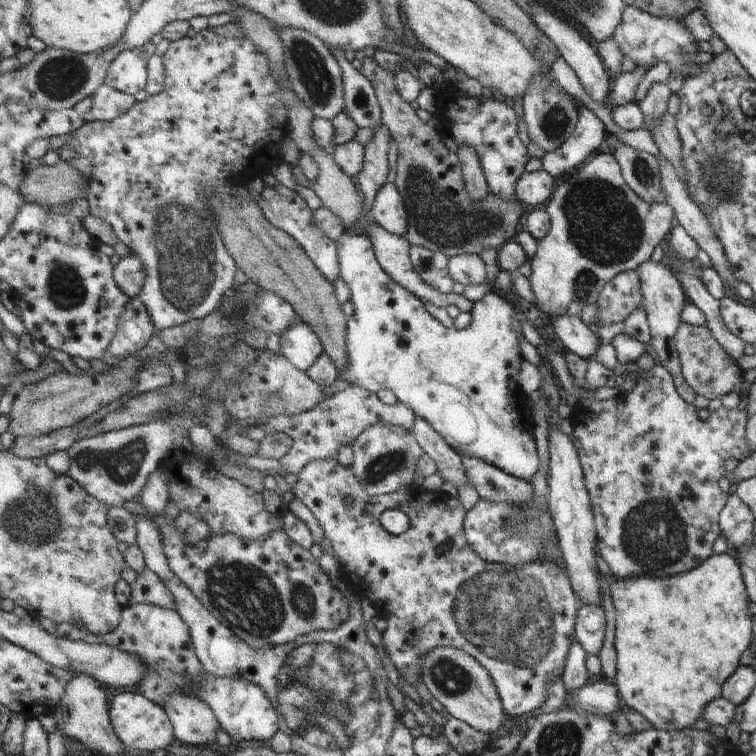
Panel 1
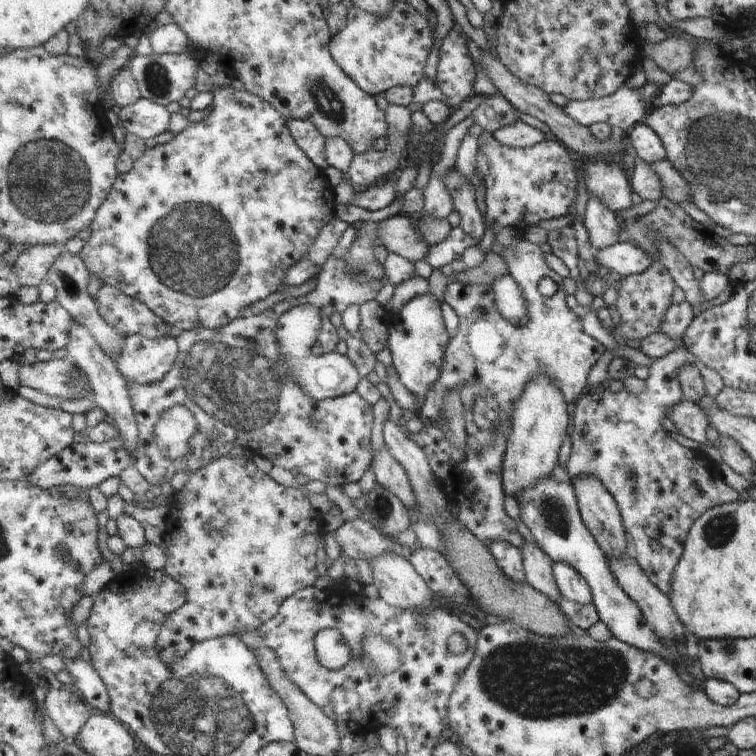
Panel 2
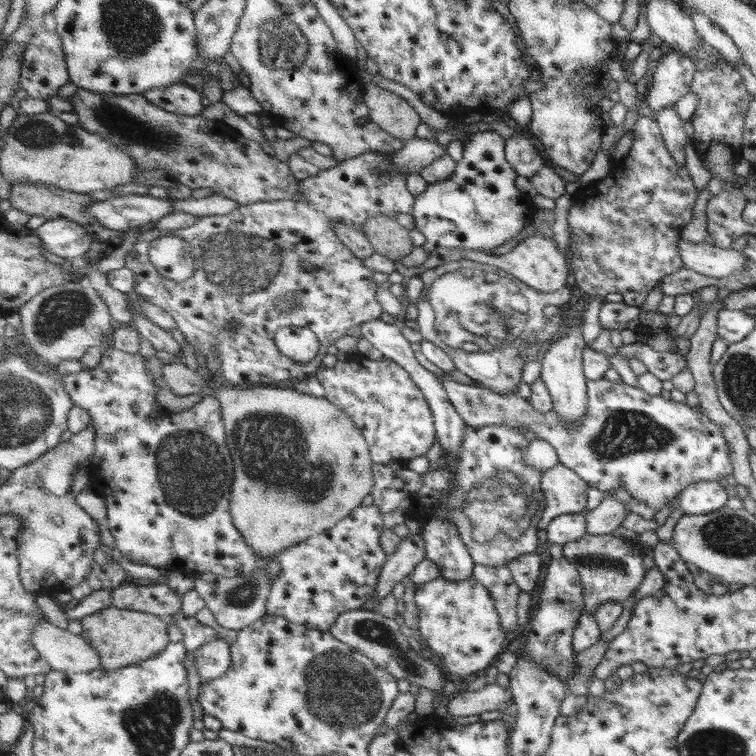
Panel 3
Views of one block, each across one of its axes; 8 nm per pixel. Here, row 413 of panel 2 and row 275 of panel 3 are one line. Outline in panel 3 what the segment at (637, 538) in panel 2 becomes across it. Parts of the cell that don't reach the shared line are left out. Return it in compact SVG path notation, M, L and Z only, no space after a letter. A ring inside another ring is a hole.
M639 116L630 131L633 138L627 154L615 161L603 178L577 188L570 196L571 206L567 212L569 263L572 266L572 287L575 292L583 292L585 299L580 328L585 346L599 336L599 308L605 294L618 292L623 303L639 307L661 277L679 270L682 264L677 252L677 239L681 228L692 220L692 208L697 196L695 186L685 167L677 166L671 160L655 120Z

